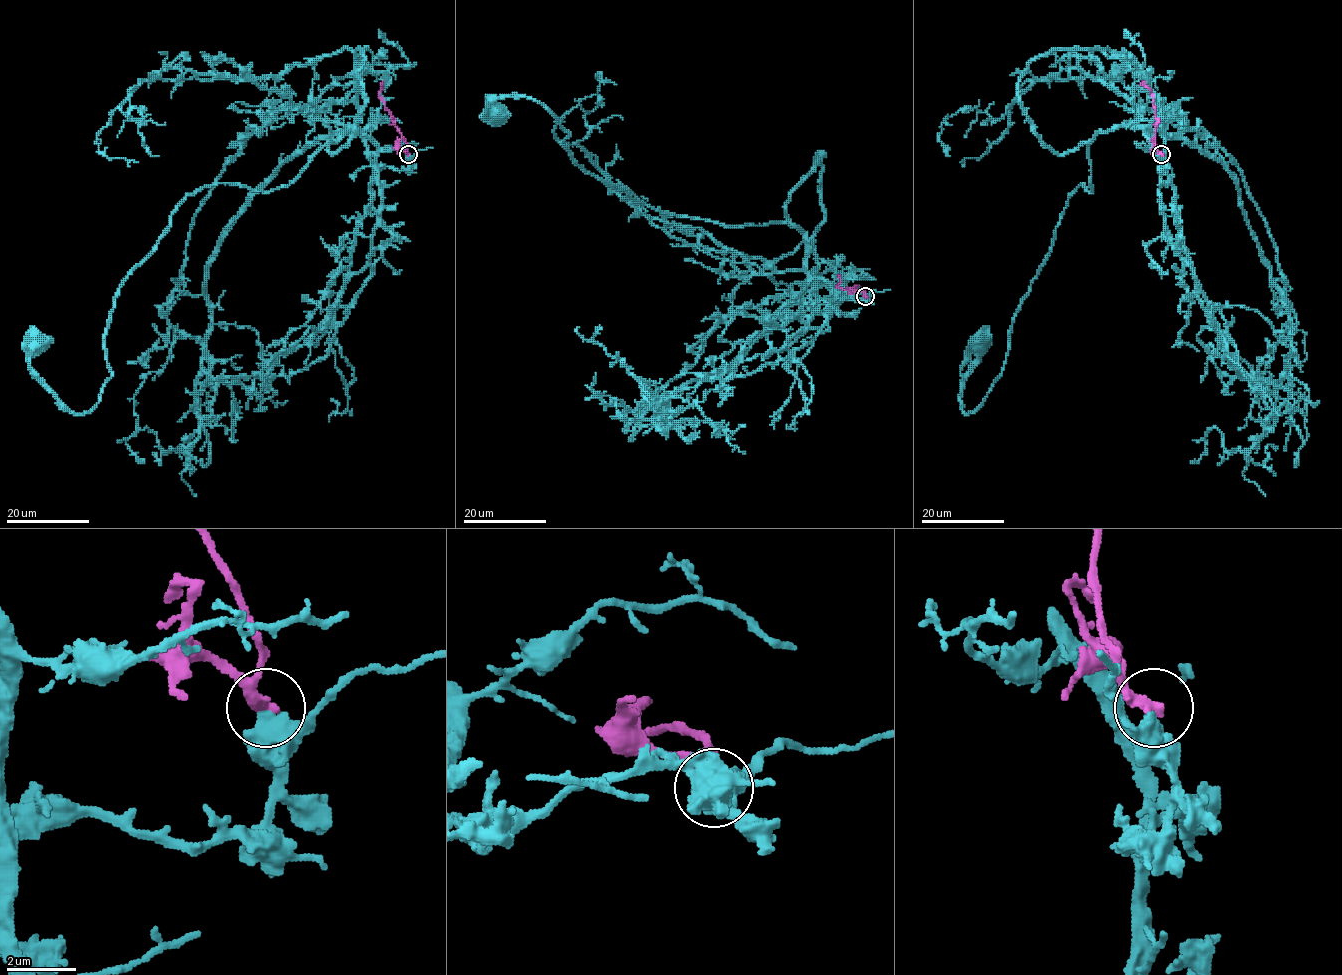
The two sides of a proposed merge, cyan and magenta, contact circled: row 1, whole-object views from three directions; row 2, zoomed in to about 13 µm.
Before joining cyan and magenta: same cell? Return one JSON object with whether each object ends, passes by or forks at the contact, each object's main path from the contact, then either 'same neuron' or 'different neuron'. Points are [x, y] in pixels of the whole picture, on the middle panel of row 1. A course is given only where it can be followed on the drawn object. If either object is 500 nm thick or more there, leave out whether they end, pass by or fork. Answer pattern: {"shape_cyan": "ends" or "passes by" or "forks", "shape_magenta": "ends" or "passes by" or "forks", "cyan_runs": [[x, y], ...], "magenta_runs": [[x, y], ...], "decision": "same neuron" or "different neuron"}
{"cyan_runs": [[866, 296], [833, 299], [794, 227], [659, 212], [576, 163], [536, 100], [499, 96], [495, 114]], "magenta_runs": [[866, 296], [862, 289], [849, 292], [837, 286], [840, 283], [838, 274]], "decision": "different neuron"}

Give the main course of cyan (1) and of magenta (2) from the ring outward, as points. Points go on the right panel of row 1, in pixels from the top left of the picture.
1: (1162, 154), (1160, 170), (1135, 126), (1088, 144), (1091, 191), (1070, 193), (1000, 375), (966, 413), (979, 343)
2: (1162, 154), (1154, 140), (1158, 120), (1151, 91), (1140, 85)

